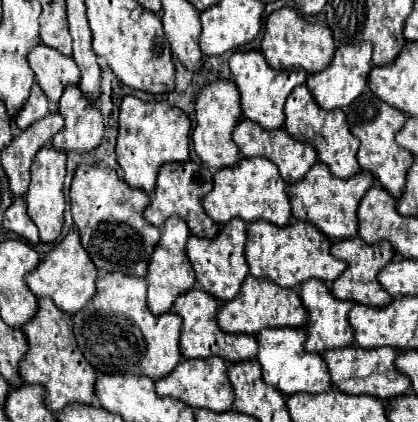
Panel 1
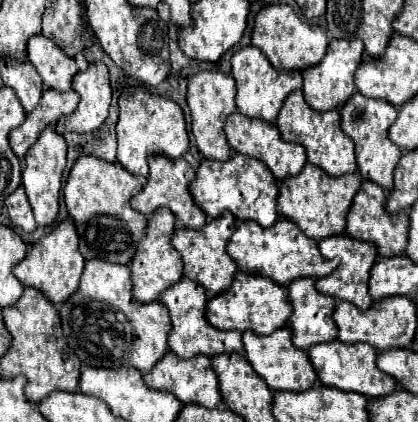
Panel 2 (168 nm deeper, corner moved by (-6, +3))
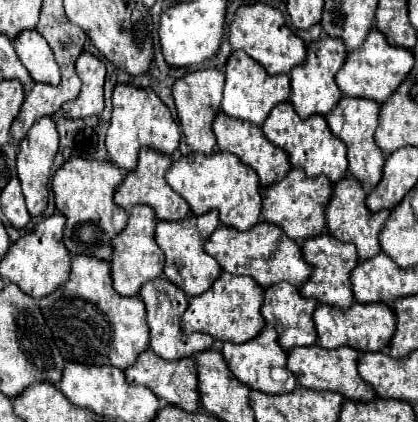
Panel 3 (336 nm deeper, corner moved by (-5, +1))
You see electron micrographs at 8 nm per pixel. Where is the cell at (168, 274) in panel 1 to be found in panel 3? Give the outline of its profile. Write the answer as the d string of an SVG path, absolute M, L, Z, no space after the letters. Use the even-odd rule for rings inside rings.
M135 205L129 211L127 225L119 235L111 239L113 255L111 255L111 279L113 279L113 289L123 295L123 297L133 297L139 293L139 287L147 279L155 279L163 273L163 253L159 251L153 233L155 233L155 223L157 217L147 205Z

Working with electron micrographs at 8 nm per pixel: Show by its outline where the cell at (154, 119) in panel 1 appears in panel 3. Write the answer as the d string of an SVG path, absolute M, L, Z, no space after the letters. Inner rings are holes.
M119 83L113 89L111 101L113 101L113 113L111 113L111 125L105 137L105 147L107 147L111 161L119 169L133 171L137 163L137 153L141 147L151 147L159 153L173 155L181 137L179 125L175 123L165 103L153 93L153 89L141 89L141 87L133 87L127 83Z

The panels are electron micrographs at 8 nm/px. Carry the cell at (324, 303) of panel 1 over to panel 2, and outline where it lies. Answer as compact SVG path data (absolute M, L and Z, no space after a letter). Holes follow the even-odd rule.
M302 277L300 281L292 281L292 285L288 285L288 297L294 305L294 313L290 317L290 327L294 331L292 335L292 343L298 349L308 351L312 345L318 343L328 343L328 341L336 341L338 339L338 325L332 317L334 309L336 309L336 301L324 293L320 293L316 289L316 281L312 277Z

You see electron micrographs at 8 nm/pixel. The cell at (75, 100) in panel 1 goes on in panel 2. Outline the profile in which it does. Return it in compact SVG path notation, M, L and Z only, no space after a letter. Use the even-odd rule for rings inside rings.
M90 63L90 67L72 81L72 89L80 95L76 111L64 117L56 125L56 133L64 135L68 131L94 133L108 117L108 107L112 99L112 89L108 81L108 67L104 63Z

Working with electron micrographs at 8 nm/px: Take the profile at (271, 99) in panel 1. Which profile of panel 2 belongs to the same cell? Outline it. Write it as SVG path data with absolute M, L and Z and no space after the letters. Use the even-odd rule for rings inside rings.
M252 45L236 51L232 55L230 63L232 63L232 77L236 79L236 87L238 87L236 107L240 113L244 113L248 117L258 117L258 119L264 119L268 123L274 123L282 105L284 105L284 99L292 91L300 89L300 85L302 85L300 71L276 71L270 65L270 61L266 59L266 55Z

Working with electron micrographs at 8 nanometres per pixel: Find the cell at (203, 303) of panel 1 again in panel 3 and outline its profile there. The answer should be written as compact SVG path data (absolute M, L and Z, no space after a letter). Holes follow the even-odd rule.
M163 275L143 283L143 287L139 289L139 297L143 299L145 311L147 311L149 349L157 353L161 359L171 361L171 359L191 357L213 345L213 339L207 339L207 335L183 335L183 331L179 331L179 319L183 317L183 311L187 309L187 295L179 291L179 287L175 287L173 283L167 283Z

